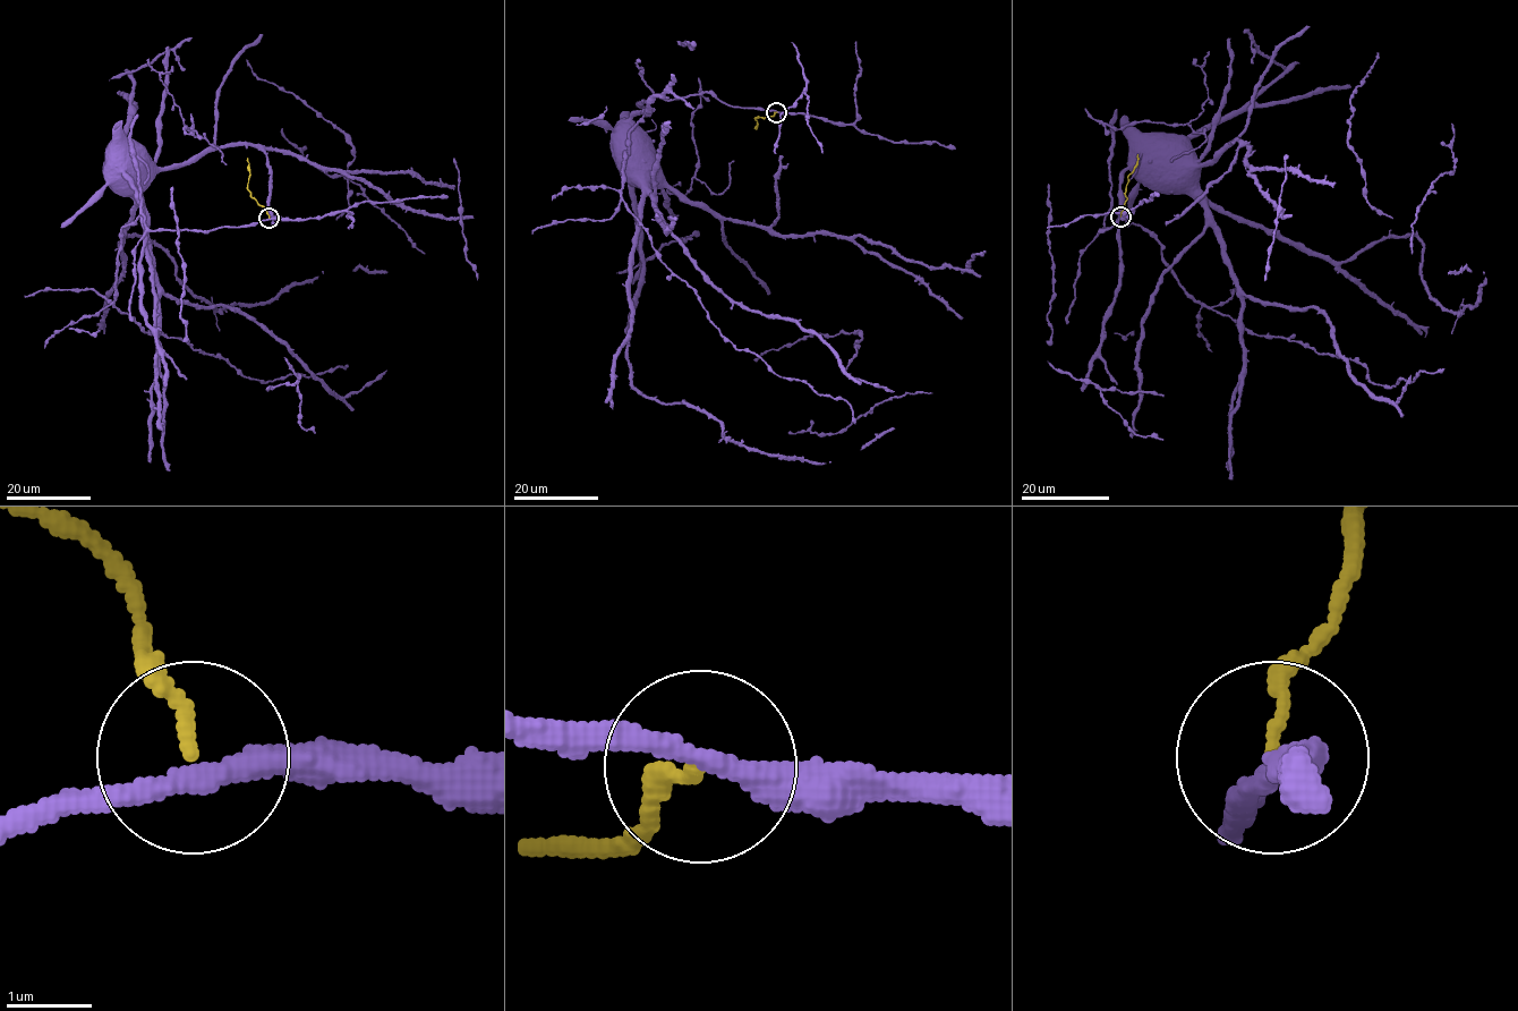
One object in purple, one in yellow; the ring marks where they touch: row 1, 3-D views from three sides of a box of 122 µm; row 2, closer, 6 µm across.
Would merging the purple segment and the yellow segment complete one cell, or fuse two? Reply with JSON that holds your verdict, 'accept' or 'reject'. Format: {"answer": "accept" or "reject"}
{"answer": "reject"}

